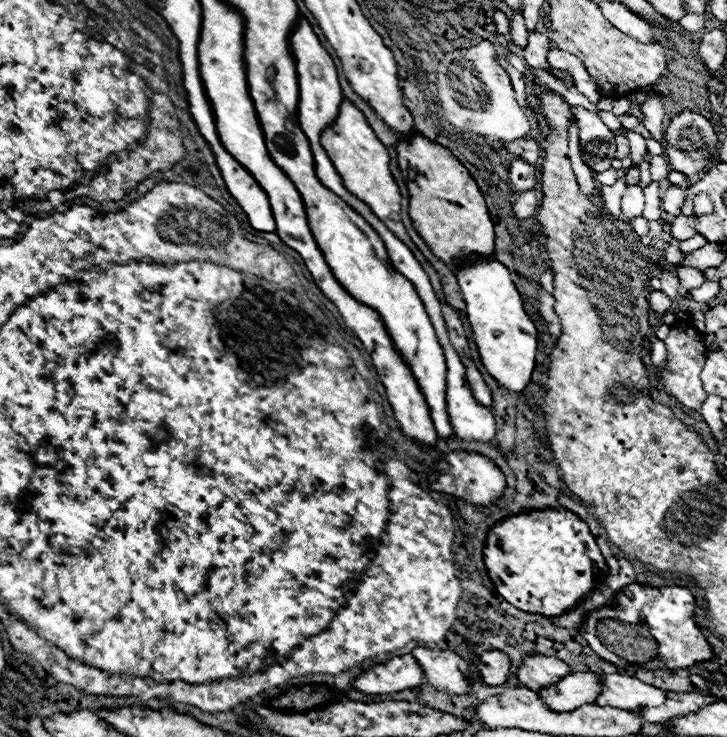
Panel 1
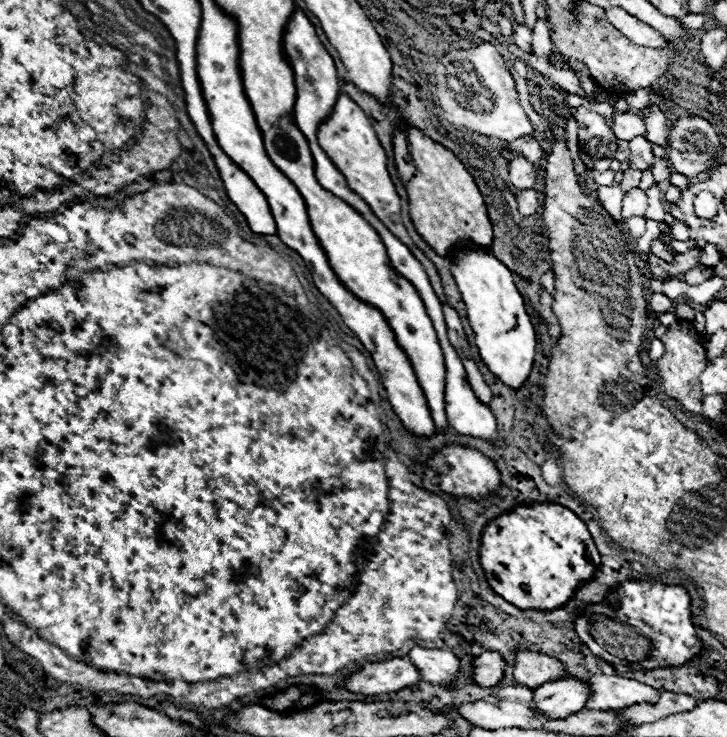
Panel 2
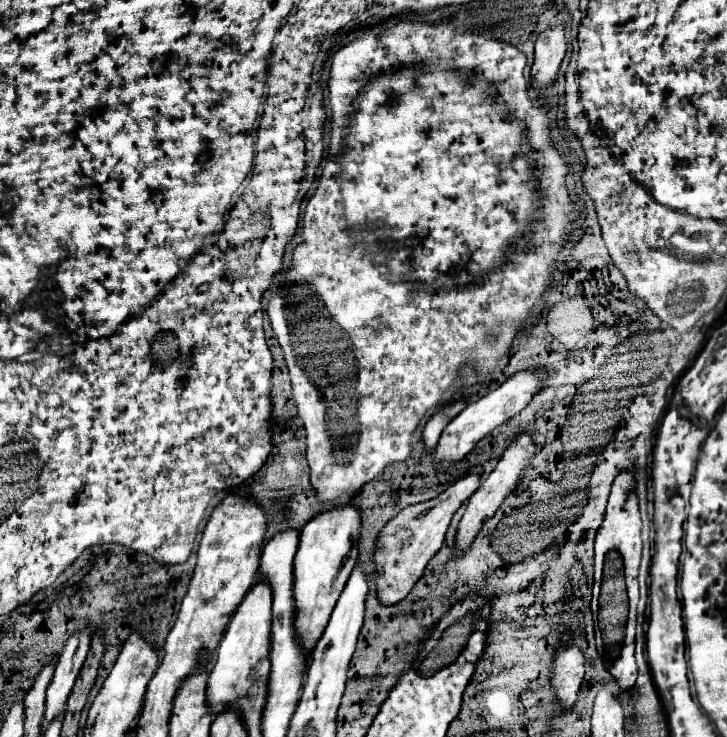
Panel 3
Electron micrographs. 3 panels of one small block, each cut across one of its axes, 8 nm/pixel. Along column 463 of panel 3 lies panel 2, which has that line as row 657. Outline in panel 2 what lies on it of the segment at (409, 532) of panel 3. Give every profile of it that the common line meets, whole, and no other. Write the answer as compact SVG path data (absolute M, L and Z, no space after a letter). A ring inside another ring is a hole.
M482 652L474 660L474 682L480 686L498 686L504 678L506 660L500 652Z

